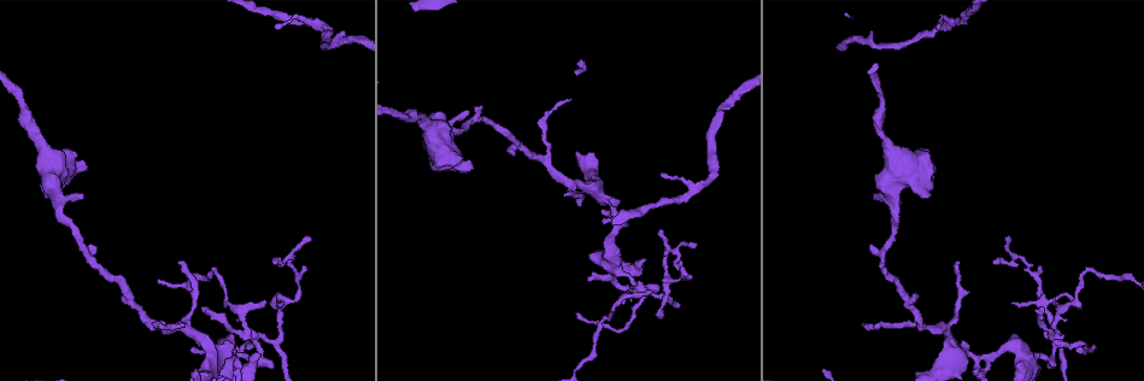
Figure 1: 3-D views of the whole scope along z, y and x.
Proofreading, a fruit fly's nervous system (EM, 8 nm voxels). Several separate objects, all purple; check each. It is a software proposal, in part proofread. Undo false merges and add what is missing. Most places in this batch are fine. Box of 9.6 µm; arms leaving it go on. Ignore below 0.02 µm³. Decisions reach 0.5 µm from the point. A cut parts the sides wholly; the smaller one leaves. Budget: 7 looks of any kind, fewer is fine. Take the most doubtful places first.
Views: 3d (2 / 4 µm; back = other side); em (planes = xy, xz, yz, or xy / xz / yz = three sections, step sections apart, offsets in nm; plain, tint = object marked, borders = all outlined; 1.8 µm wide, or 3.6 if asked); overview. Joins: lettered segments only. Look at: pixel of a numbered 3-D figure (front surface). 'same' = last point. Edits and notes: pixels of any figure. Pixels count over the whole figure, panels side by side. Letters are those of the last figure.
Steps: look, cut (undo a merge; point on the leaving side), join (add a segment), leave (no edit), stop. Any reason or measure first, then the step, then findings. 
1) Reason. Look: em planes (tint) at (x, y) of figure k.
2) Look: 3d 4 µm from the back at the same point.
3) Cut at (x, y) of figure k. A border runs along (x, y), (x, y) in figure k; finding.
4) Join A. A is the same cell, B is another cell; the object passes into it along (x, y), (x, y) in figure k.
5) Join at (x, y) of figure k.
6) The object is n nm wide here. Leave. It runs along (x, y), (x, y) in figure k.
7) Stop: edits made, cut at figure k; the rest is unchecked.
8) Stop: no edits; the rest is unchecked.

Looks like a crossing. Look: em yz step 16 (tint) at (644, 290) of figure 1.

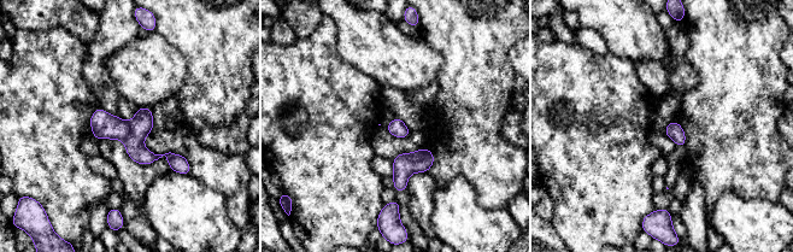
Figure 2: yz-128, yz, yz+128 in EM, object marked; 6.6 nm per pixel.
Look: em planes (borders) at the same point.

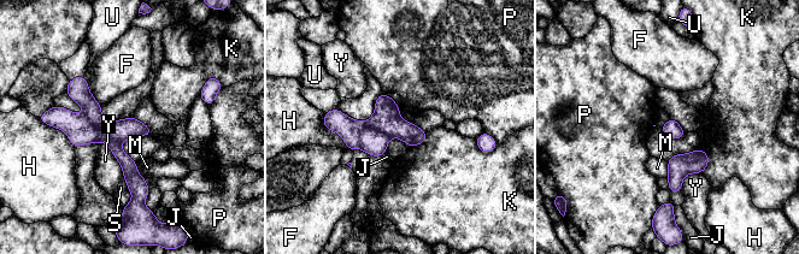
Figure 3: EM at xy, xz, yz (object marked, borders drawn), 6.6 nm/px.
Cut at (386, 118) of figure 3. F, H, J, K, M, P, S, U and Y are other cells; a border runs along (389, 136), (365, 128), (359, 146) in figure 3; two neurons meet here.

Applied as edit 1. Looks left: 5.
Look: overview.

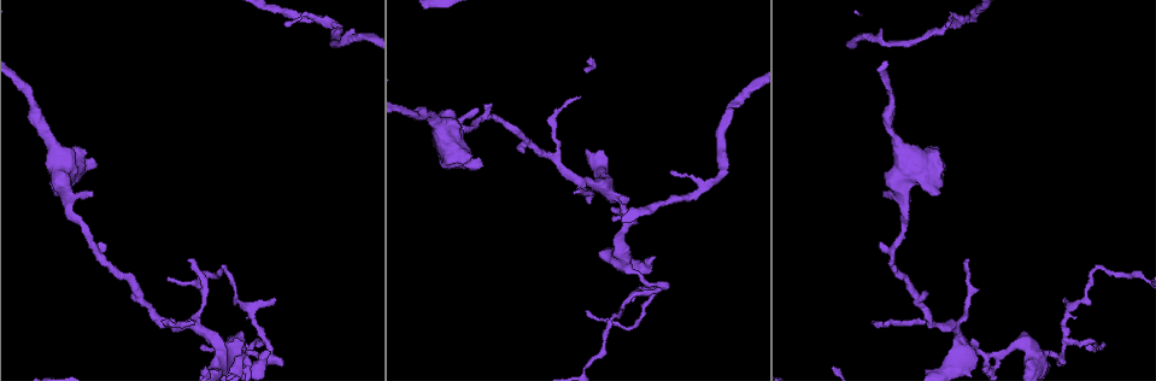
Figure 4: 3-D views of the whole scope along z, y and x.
Narrows sharply. Look: 3d 4 µm at (624, 210) of figure 4.

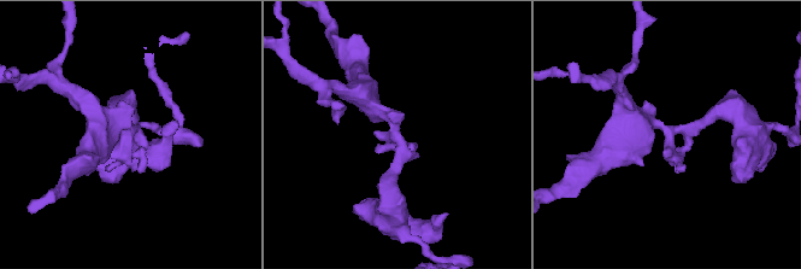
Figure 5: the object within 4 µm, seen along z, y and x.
Look: em planes (tint) at (670, 132) of figure 5.

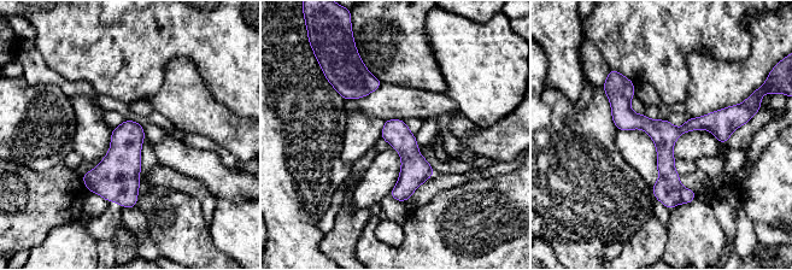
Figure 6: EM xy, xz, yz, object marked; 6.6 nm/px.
Look: em planes (borders) at the same point.

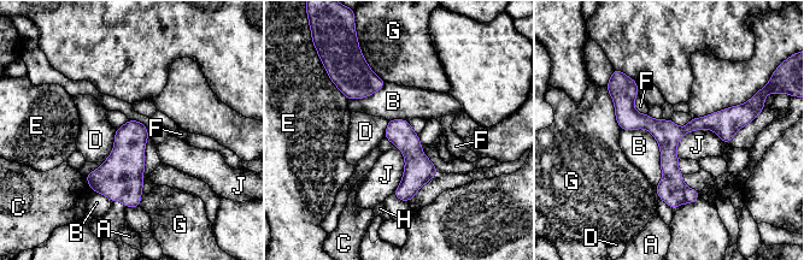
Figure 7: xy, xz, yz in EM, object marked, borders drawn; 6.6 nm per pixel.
Leave. A, B, C, D, E, F, G, H and J are other cells; a border runs along (726, 143), (696, 129), (675, 154) in figure 7; all the same neuron.

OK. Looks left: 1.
Branch stops here. Look: em planes (borders) at (576, 97) of figure 4.

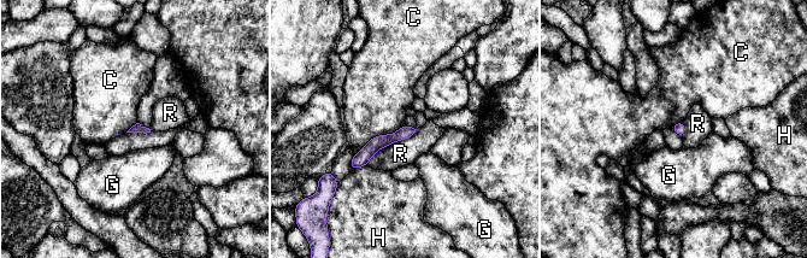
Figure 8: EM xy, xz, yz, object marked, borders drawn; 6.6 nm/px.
The longest contact is with R, 440 nm. Leave. C, G, H and R are other cells; none of them fits.

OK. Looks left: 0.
Stop: edits made, cut at figure 3; the rest is unchecked.

